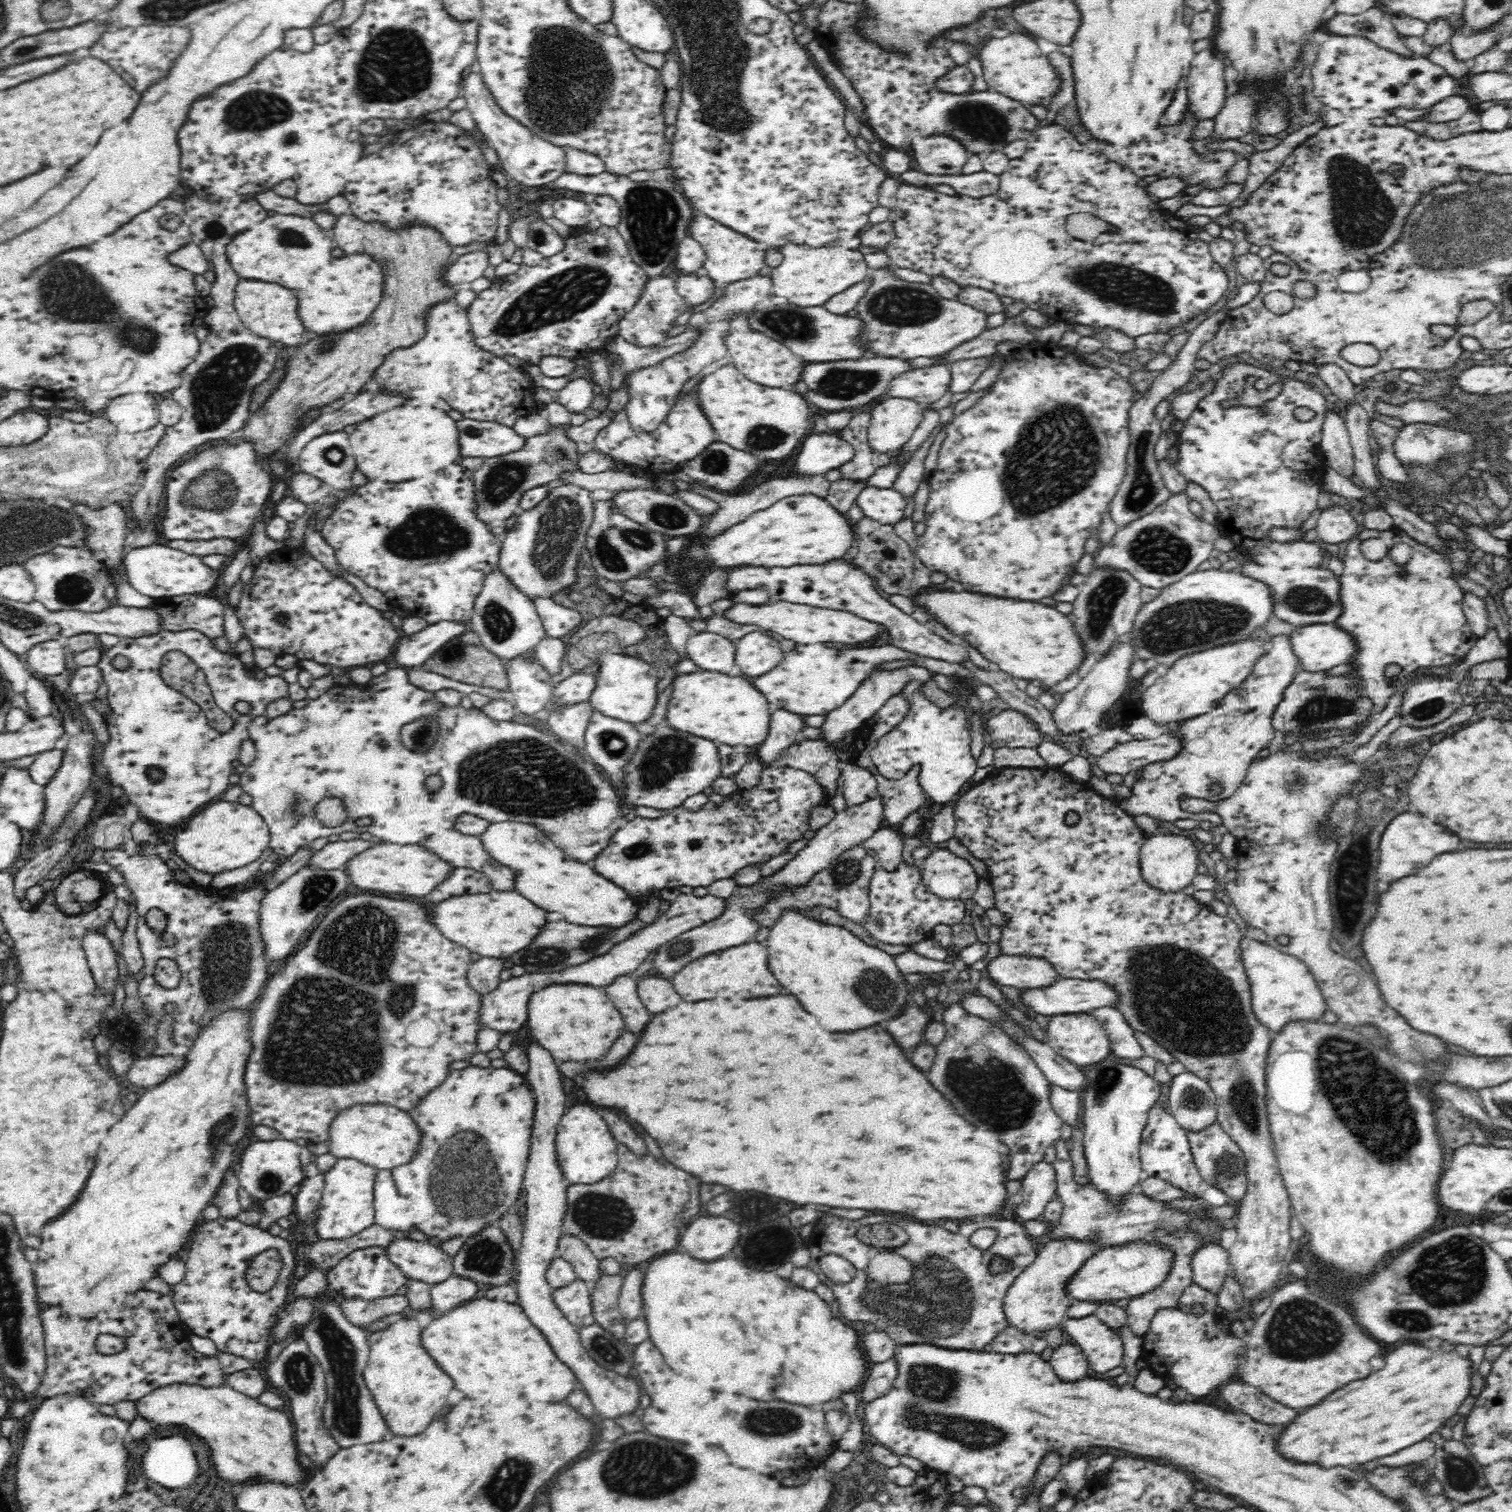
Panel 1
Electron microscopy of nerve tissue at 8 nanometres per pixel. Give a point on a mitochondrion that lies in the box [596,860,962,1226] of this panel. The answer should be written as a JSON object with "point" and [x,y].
{"point":[877,992]}

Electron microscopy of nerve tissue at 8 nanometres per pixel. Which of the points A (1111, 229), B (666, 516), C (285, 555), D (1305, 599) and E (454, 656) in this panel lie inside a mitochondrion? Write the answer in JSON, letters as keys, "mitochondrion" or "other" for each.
{"A":"other","B":"mitochondrion","C":"other","D":"mitochondrion","E":"mitochondrion"}

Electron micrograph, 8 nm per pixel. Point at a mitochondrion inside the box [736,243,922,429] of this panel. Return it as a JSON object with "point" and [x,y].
{"point":[841,383]}

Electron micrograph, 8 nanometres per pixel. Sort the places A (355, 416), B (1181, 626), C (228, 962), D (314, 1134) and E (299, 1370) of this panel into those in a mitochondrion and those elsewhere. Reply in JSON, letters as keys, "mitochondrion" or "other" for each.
{"A":"other","B":"mitochondrion","C":"mitochondrion","D":"other","E":"mitochondrion"}

